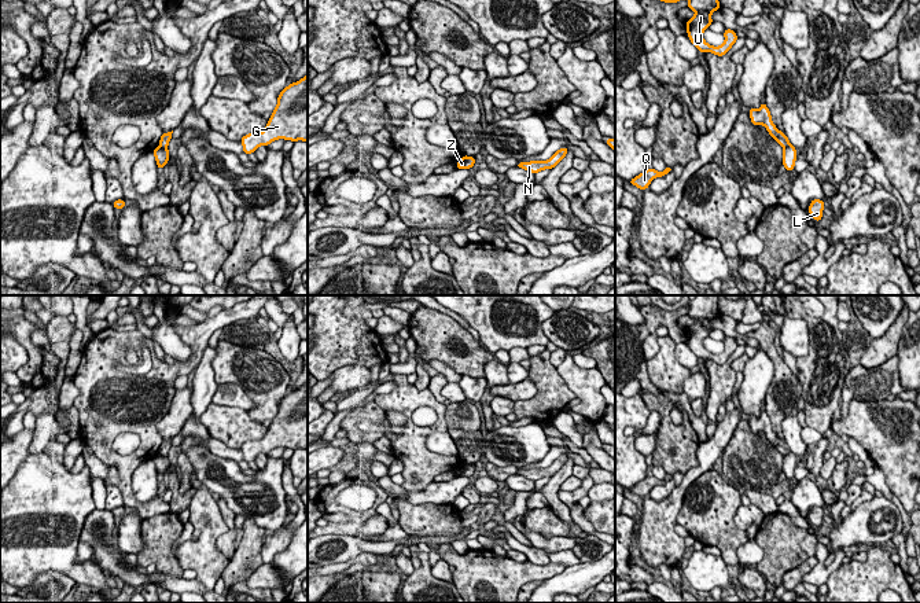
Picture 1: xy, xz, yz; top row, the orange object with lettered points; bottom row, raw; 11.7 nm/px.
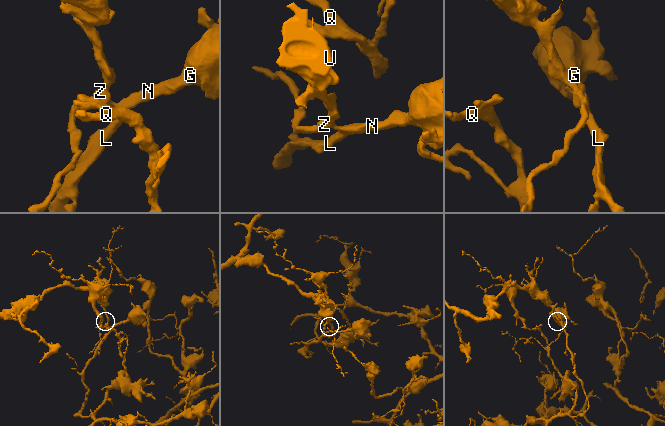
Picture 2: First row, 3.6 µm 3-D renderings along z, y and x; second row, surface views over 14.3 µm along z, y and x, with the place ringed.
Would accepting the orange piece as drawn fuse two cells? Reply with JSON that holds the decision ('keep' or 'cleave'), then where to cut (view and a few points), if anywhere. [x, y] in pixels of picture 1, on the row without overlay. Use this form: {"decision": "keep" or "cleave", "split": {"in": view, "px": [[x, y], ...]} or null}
{"decision": "cleave", "split": {"in": "xy", "px": [[159, 453], [166, 456]]}}

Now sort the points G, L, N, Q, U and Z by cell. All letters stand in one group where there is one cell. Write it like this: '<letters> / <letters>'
G L N Q Z / U

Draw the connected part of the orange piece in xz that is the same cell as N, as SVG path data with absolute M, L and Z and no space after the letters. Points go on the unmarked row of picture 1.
M562 455L547 468L518 470L516 475L522 475L534 482L545 477L551 478L567 463L567 460L568 460L568 456Z

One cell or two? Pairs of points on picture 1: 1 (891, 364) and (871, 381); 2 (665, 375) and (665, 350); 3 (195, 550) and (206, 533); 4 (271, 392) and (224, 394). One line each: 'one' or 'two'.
1: one
2: one
3: one
4: two

